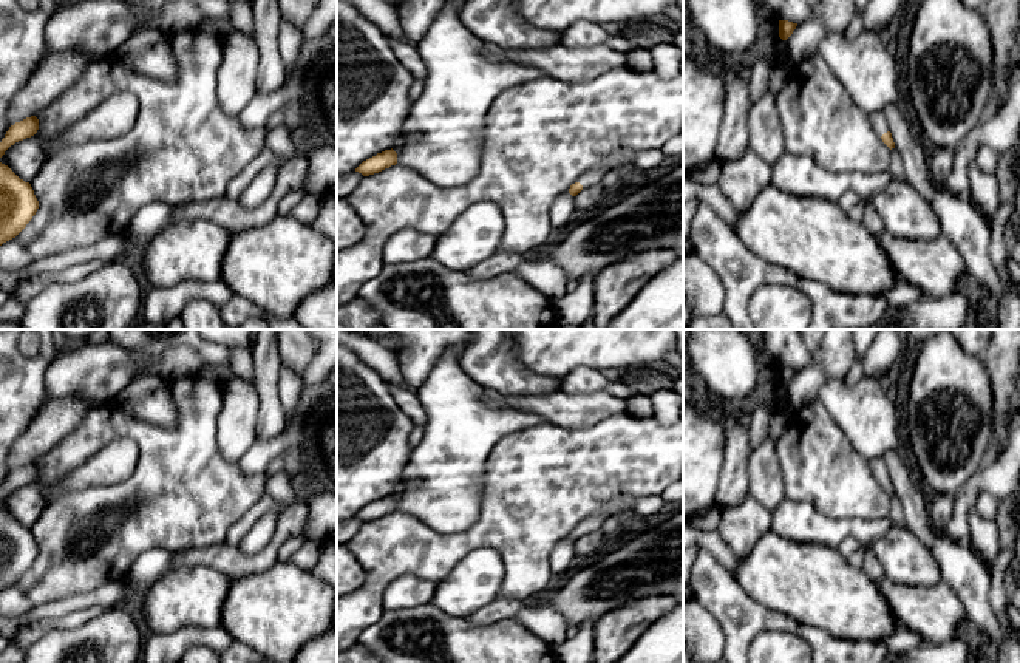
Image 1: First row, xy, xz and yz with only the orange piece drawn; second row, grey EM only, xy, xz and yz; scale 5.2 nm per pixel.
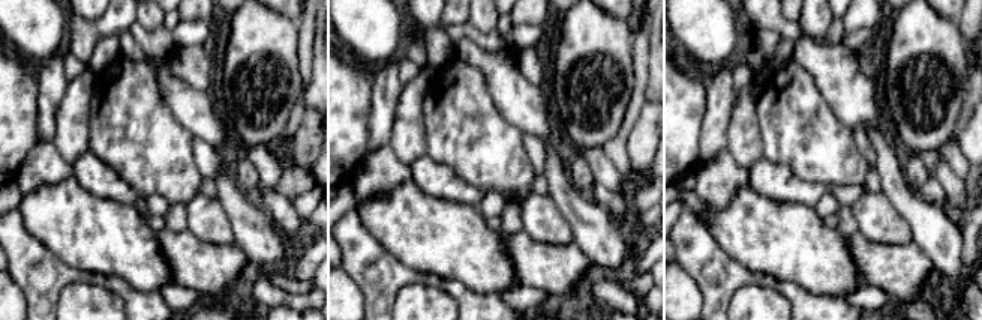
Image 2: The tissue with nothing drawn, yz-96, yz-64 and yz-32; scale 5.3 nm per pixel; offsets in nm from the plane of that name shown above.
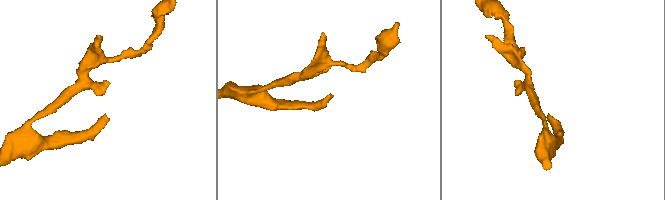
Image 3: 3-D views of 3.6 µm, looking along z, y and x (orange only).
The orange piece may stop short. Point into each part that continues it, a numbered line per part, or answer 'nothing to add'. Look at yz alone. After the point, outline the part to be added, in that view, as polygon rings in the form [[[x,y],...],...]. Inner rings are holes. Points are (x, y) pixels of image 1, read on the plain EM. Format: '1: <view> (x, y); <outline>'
1: yz (878, 465); [[[882,457],[878,459],[867,459],[872,473],[875,474],[876,481],[881,484],[884,479],[890,478],[889,476],[889,468],[887,464]]]

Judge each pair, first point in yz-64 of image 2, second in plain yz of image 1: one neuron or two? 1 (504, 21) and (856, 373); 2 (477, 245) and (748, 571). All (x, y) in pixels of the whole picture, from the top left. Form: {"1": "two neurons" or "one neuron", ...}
{"1": "one neuron", "2": "one neuron"}

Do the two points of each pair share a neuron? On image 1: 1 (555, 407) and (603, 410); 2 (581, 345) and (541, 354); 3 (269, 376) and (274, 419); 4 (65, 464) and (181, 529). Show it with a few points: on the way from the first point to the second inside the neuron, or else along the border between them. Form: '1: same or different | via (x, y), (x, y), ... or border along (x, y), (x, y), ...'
1: same | via (567, 410), (591, 410)
2: same | via (572, 345), (550, 345)
3: same | via (269, 387), (269, 408)
4: same | via (107, 430), (135, 430), (181, 476), (181, 487)

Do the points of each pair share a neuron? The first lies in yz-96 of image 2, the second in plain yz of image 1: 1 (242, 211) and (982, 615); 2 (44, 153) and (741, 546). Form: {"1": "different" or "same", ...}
{"1": "same", "2": "same"}

